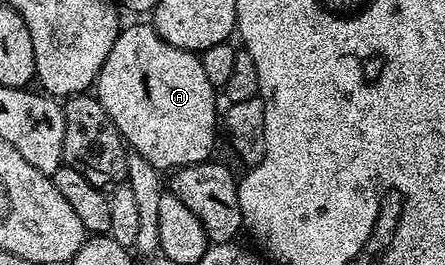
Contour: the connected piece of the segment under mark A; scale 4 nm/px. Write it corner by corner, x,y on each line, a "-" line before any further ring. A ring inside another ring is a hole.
150,23
131,24
128,28
126,25
120,31
117,42
113,42
113,50
109,50
109,58
105,58
101,66
93,85
93,92
98,96
101,106
105,106
105,114
109,114
113,126
117,126
130,151
141,154
141,158
145,158
145,162
149,162
155,168
174,170
212,159
215,128
217,132
217,89
209,82
196,53
186,52
165,42
155,33

